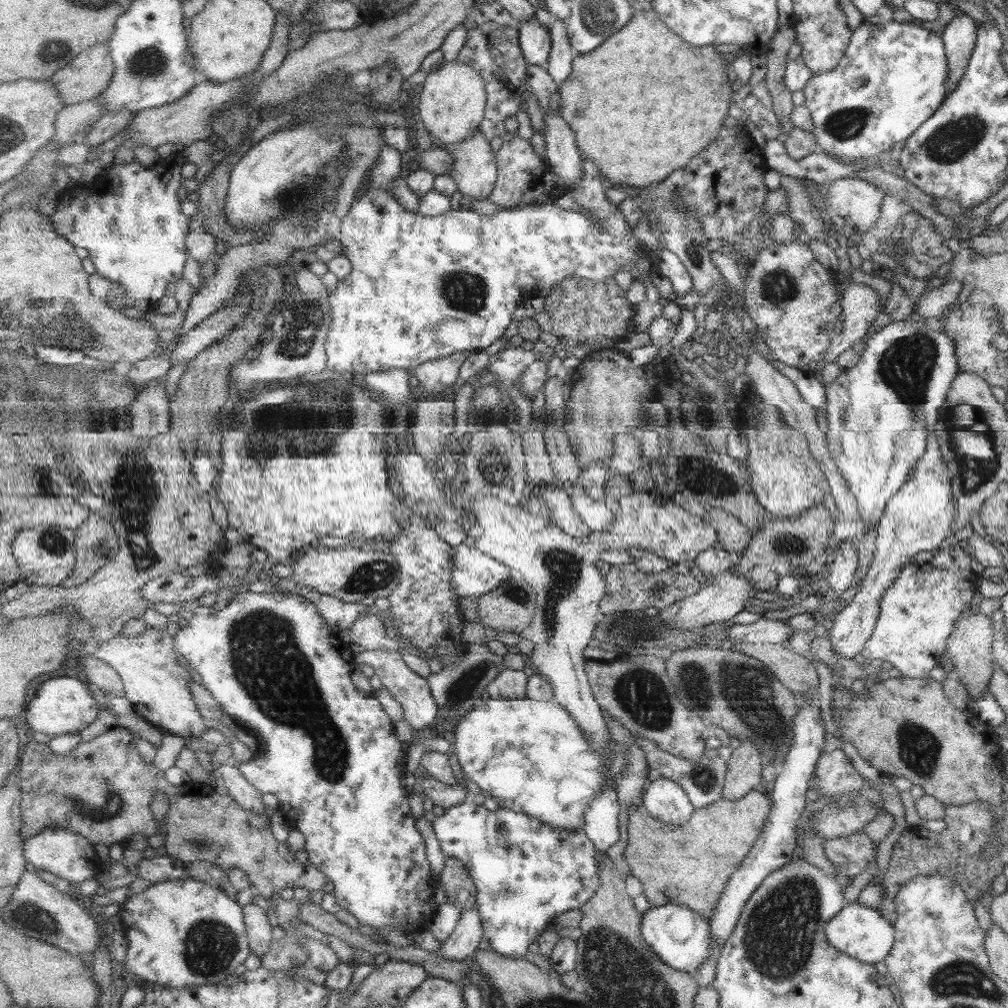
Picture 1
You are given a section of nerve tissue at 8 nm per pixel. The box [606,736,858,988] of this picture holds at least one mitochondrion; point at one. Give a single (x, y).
(779, 935)

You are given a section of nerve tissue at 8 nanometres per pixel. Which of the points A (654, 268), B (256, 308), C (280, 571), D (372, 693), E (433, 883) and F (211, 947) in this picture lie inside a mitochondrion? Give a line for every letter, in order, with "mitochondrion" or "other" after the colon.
A: other
B: other
C: other
D: other
E: other
F: mitochondrion

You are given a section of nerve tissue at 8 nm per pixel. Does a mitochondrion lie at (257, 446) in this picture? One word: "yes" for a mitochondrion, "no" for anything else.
yes

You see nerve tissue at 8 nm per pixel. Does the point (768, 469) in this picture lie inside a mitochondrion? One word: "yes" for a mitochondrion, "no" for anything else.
no

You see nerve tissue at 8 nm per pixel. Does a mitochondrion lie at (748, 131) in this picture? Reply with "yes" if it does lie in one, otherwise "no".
no

